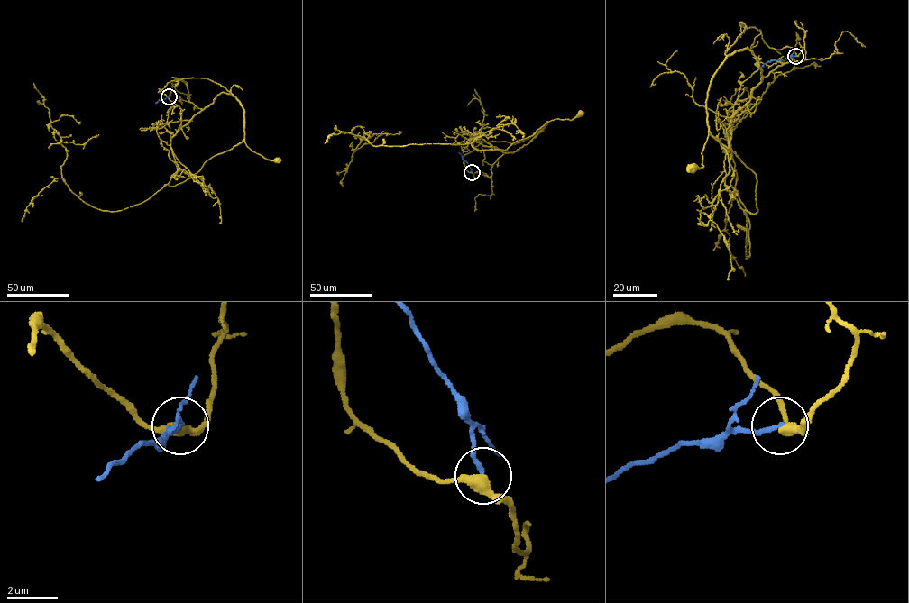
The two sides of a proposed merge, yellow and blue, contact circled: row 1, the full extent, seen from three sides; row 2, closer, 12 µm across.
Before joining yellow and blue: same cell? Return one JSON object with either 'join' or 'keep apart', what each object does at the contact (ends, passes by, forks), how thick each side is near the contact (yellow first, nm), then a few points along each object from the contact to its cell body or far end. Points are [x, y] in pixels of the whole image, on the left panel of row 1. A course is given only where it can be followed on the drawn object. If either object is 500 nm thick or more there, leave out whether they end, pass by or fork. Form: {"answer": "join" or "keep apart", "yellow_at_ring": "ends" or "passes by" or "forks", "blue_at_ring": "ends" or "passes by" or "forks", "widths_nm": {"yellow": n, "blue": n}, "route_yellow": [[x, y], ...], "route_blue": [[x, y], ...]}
{"answer": "keep apart", "yellow_at_ring": "passes by", "blue_at_ring": "ends", "widths_nm": {"yellow": 380, "blue": 170}, "route_yellow": [[169, 96], [160, 92], [171, 80], [205, 77], [220, 84], [243, 109], [245, 144], [268, 159], [278, 160]], "route_blue": [[169, 96], [155, 104]]}

